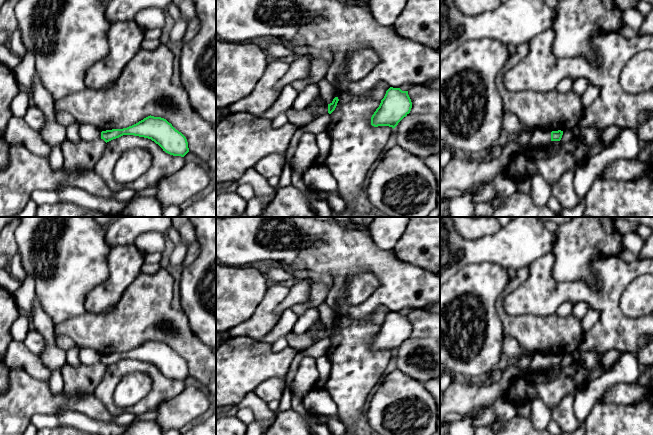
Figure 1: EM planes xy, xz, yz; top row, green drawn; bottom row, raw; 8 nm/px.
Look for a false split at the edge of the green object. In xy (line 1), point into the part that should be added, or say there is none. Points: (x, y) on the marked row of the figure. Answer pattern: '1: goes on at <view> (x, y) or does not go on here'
1: does not go on here

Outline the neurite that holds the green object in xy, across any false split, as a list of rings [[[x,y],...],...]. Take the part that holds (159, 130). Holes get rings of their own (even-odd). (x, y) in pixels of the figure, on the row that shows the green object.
[[[150,115],[127,128],[102,131],[101,139],[107,143],[123,135],[134,135],[151,139],[163,151],[173,156],[184,157],[189,152],[186,137],[176,130],[171,123],[161,117]]]

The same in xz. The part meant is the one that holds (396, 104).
[[[390,87],[371,117],[371,125],[389,126],[394,129],[410,113],[411,108],[412,102],[408,91]]]

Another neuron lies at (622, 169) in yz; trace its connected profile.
[[[618,159],[611,162],[603,170],[603,178],[634,181],[645,176],[650,164],[648,162],[641,162],[638,159]]]

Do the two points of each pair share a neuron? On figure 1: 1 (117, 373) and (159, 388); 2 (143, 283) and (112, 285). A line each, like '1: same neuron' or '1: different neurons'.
1: same neuron
2: different neurons

